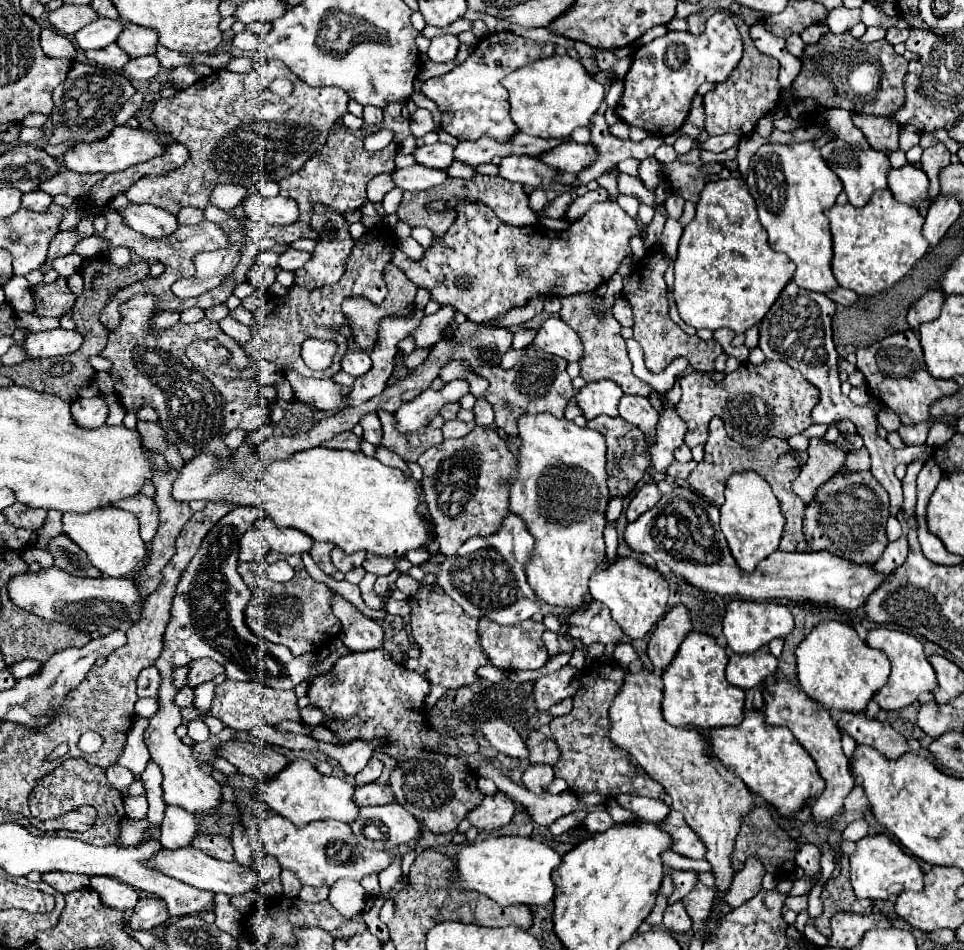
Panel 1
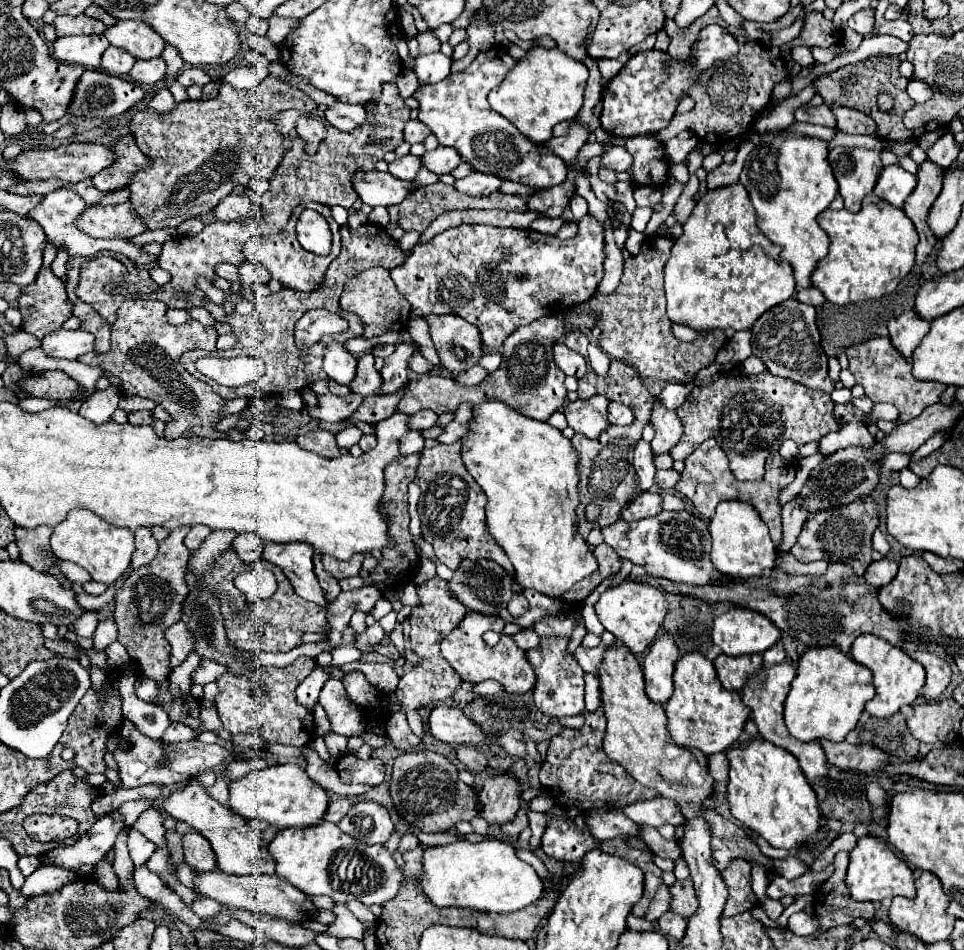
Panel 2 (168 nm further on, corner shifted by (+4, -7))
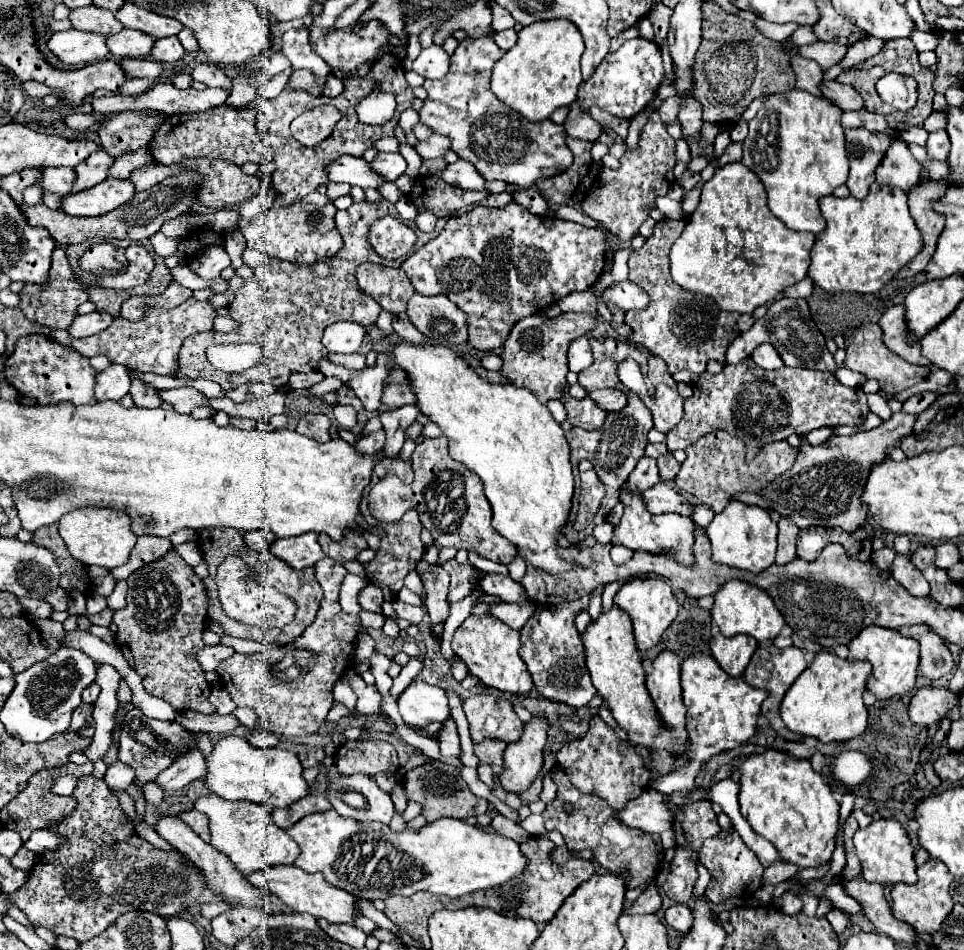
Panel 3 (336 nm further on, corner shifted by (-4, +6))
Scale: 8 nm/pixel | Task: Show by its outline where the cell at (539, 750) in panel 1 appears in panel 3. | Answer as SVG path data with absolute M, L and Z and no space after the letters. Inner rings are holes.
M490 693L472 695L464 701L464 713L470 723L470 737L480 743L486 737L514 743L520 739L524 723L512 711L512 703L506 697Z

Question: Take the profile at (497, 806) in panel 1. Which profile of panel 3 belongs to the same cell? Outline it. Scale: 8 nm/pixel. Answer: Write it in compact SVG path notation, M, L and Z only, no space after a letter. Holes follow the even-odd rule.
M534 715L524 723L524 733L516 743L510 743L504 751L504 773L500 785L504 791L520 793L530 787L534 777L542 769L542 749L548 737L548 723L544 717Z

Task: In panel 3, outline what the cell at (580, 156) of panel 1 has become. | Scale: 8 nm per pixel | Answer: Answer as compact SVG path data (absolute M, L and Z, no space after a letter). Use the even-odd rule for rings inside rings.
M492 37L466 39L458 45L450 57L450 69L446 77L424 81L428 99L418 111L420 123L434 133L450 137L450 149L464 161L472 163L476 171L486 179L500 179L518 189L528 189L542 177L554 177L568 169L574 161L572 151L566 147L564 127L548 121L530 123L514 109L504 105L490 91L490 75L496 61L504 51Z

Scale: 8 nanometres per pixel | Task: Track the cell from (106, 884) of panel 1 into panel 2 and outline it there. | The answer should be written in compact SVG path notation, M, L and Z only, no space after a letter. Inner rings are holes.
M100 862L100 866L94 866L92 878L96 878L96 882L100 882L100 886L104 886L104 890L108 892L118 892L118 876L114 874L114 868L110 862Z

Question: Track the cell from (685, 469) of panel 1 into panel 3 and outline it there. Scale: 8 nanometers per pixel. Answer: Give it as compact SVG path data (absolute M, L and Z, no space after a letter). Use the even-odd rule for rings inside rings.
M666 453L664 457L658 457L656 461L658 461L658 471L660 471L662 481L672 481L678 475L680 463L674 459L672 453Z

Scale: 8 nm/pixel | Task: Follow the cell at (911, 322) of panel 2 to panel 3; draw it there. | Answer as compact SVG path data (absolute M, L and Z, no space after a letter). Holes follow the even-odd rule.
M892 305L884 311L884 315L880 317L878 321L880 329L882 329L882 341L884 345L900 355L902 359L906 359L908 363L914 363L914 365L922 365L922 367L930 367L932 369L932 363L922 357L920 353L920 345L910 345L904 337L904 307L902 305Z

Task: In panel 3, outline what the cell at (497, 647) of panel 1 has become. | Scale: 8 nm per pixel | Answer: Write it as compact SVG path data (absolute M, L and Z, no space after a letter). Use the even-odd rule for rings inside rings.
M492 615L468 617L456 629L452 639L452 649L458 657L464 659L470 675L478 677L484 687L494 687L506 693L528 693L534 687L532 677L528 675L528 669L518 655L520 633L508 629L508 625L494 619Z

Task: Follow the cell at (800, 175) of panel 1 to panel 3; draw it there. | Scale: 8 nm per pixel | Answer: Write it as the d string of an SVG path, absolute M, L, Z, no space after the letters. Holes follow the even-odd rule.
M790 89L784 93L770 95L764 101L764 107L756 113L756 117L748 123L748 137L744 139L744 157L742 163L752 169L764 183L768 191L768 207L770 211L790 229L794 231L812 231L814 235L824 231L824 217L818 209L818 199L822 195L830 195L838 185L842 185L848 177L848 155L844 129L840 125L842 109L828 101L826 97L812 95L802 89Z

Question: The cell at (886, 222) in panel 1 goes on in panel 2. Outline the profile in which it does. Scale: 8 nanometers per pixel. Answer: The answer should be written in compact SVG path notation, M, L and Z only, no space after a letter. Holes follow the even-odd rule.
M868 194L862 210L856 214L848 210L824 210L818 216L818 224L830 236L830 252L812 274L812 284L832 304L842 306L890 294L916 262L916 228L900 208L876 198L876 194Z

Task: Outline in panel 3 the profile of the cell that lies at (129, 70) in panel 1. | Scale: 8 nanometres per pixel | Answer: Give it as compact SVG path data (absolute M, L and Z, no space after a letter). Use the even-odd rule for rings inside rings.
M166 37L166 39L158 39L154 43L154 49L152 49L152 59L154 61L160 61L160 63L176 63L184 57L184 47L182 43L178 41L178 37Z

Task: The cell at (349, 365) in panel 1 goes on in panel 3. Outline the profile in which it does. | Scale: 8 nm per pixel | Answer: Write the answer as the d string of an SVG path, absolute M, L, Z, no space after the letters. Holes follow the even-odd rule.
M348 321L328 325L322 337L322 345L332 353L356 353L362 341L364 341L364 327Z

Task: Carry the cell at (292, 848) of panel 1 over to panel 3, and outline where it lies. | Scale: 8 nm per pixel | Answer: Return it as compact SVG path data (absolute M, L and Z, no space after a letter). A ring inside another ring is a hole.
M334 809L324 813L312 813L302 817L298 823L294 823L286 831L298 845L300 845L300 857L296 859L296 867L304 869L306 873L322 873L324 879L340 887L354 897L376 901L376 899L388 899L392 895L410 897L416 891L428 891L434 895L446 895L446 897L460 897L472 891L484 891L492 887L504 885L514 875L522 873L526 867L526 857L520 853L520 847L516 841L502 837L498 833L486 833L478 827L472 827L460 819L438 819L434 823L426 823L418 831L392 831L388 825L362 825L356 819L340 817Z

